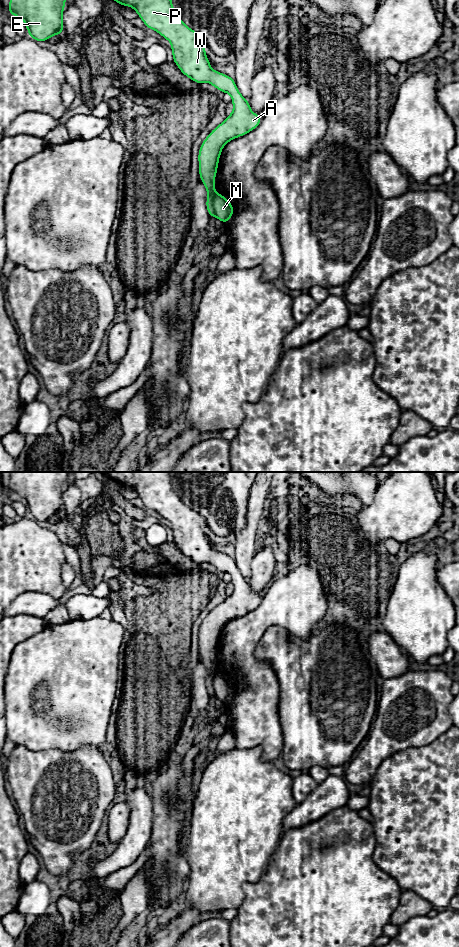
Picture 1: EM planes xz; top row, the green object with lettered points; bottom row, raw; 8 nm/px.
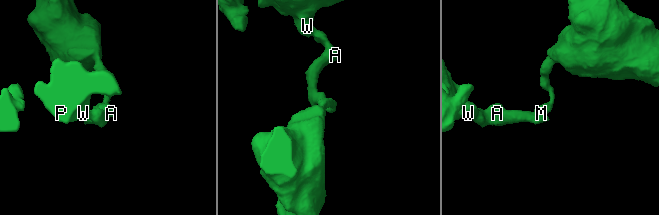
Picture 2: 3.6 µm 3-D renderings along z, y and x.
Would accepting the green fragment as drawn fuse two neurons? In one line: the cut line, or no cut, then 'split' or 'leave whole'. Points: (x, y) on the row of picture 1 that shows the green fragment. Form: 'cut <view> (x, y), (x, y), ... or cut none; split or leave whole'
cut xz (216, 194), (213, 200), (214, 215); split

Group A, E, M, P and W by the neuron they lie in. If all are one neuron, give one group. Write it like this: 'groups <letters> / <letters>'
groups A E P W / M

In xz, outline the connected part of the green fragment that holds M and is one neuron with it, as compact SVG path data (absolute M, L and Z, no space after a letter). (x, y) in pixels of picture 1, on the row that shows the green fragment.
M216 194L213 200L214 214L223 224L228 223L234 214L234 207L222 194Z

